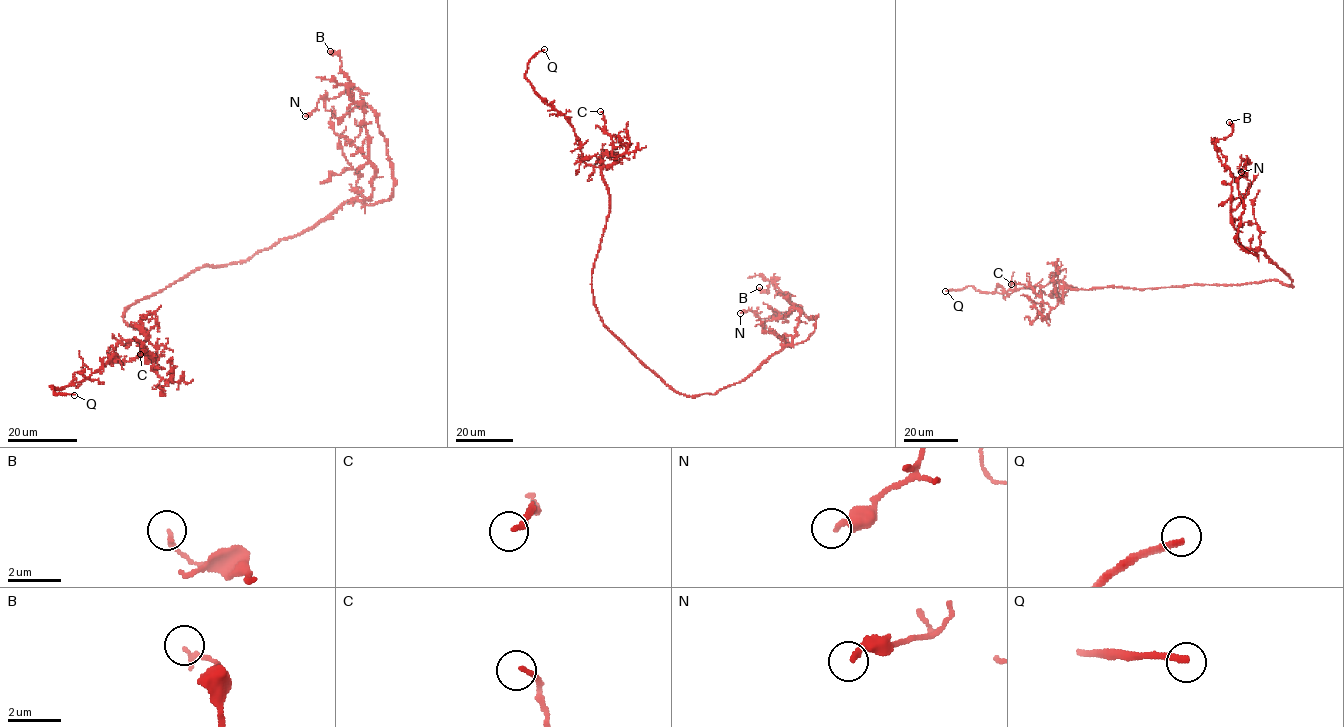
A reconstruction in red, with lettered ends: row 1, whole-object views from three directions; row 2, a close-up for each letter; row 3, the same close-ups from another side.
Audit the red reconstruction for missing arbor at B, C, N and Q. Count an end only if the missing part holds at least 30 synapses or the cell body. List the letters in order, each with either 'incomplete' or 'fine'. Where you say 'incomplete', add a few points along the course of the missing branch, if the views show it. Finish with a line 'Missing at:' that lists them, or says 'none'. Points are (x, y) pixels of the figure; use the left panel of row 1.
B: fine
C: fine
N: fine
Q: incomplete
Missing at: Q

